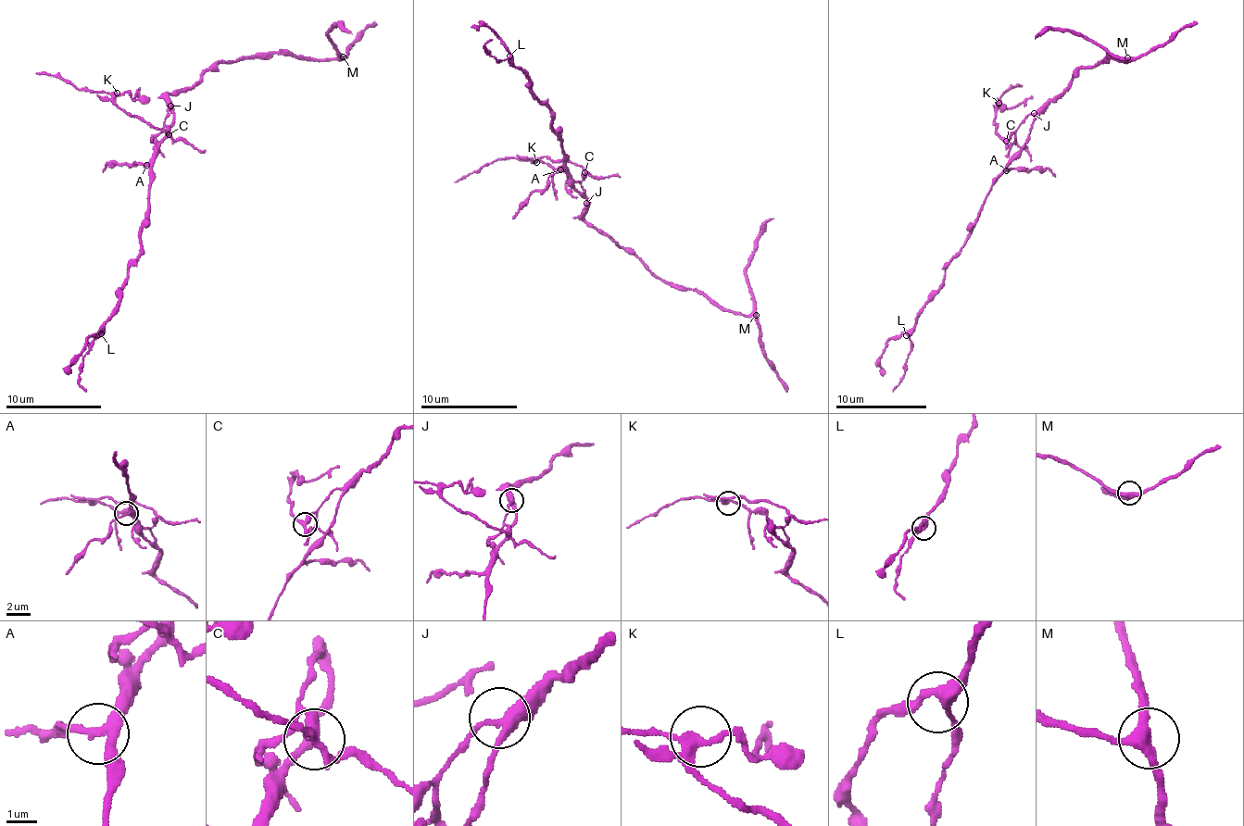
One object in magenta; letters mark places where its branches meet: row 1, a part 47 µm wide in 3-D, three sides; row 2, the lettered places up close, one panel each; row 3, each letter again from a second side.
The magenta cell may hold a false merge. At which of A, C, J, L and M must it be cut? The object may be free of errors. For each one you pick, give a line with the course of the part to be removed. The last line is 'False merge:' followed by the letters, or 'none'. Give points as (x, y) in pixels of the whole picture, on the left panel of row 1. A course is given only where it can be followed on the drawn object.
C: course (168, 134), (88, 91), (79, 91), (58, 77), (35, 72)
False merge: C

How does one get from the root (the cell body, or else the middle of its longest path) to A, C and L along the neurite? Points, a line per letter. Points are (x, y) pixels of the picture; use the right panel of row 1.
A: (1032, 121), (1027, 143), (1006, 170)
C: (1032, 121), (1034, 117), (1029, 115), (1007, 140)
L: (1032, 121), (1027, 143), (992, 186), (972, 234), (948, 267), (943, 287), (925, 306), (915, 326), (906, 335)

